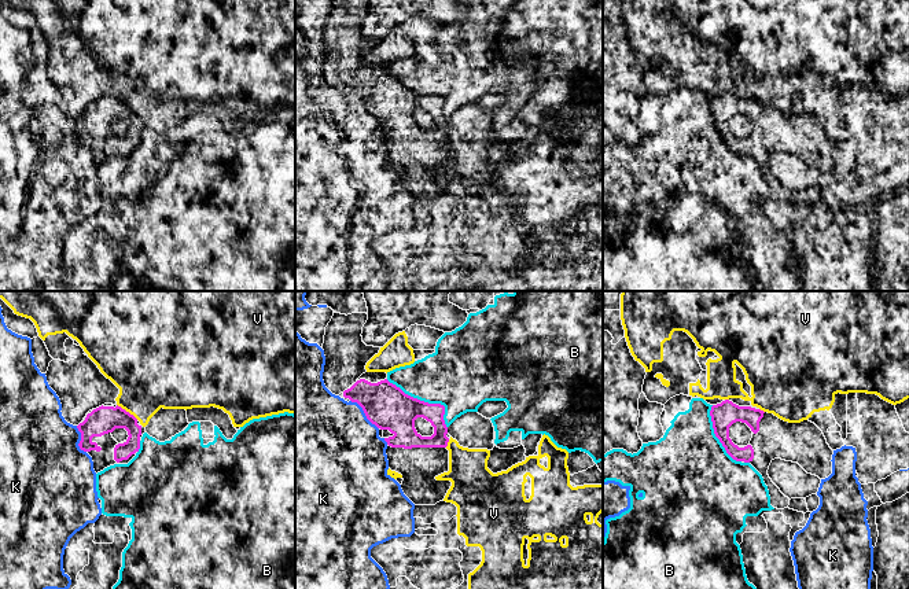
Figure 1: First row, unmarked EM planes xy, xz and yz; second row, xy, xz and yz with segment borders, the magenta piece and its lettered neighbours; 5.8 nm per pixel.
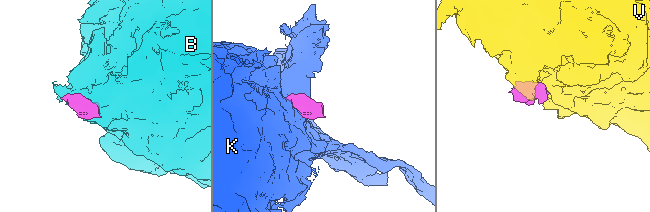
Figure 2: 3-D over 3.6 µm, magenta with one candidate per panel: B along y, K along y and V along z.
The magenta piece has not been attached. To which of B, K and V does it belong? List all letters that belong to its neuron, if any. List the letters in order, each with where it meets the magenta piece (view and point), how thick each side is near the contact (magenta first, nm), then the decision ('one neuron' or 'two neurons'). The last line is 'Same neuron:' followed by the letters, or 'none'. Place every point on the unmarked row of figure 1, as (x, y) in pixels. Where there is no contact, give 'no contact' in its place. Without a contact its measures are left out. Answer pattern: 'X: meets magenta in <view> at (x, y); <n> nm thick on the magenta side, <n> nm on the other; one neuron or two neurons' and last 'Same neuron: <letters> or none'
B: meets magenta in xz at (426, 95); 260 nm thick on the magenta side, 400 nm on the other; two neurons
K: meets magenta in xz at (364, 105); 260 nm thick on the magenta side, 480 nm on the other; two neurons
V: meets magenta in xy at (128, 105); 160 nm thick on the magenta side, 380 nm on the other; two neurons
Same neuron: none

